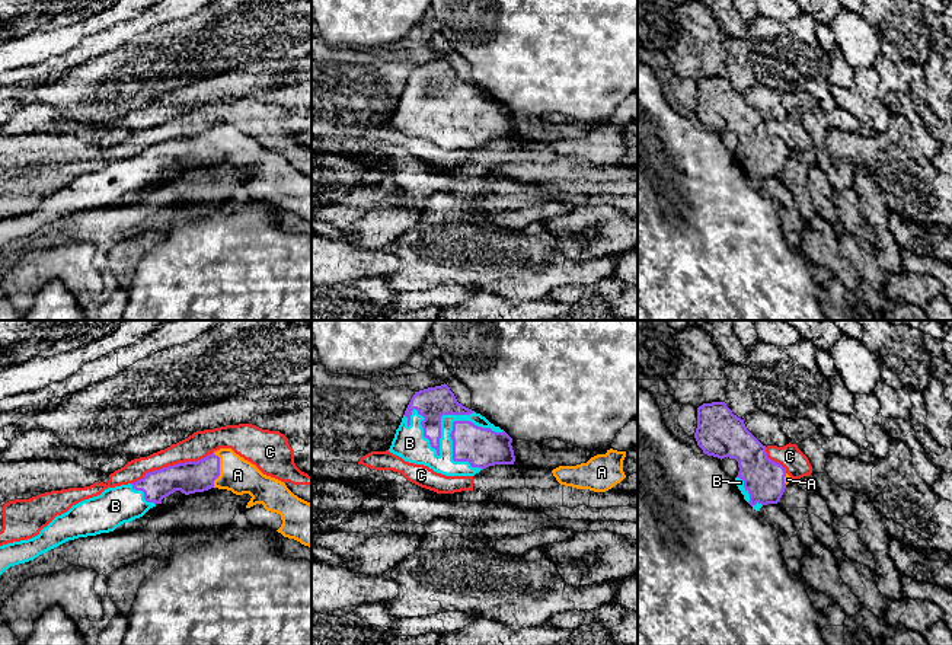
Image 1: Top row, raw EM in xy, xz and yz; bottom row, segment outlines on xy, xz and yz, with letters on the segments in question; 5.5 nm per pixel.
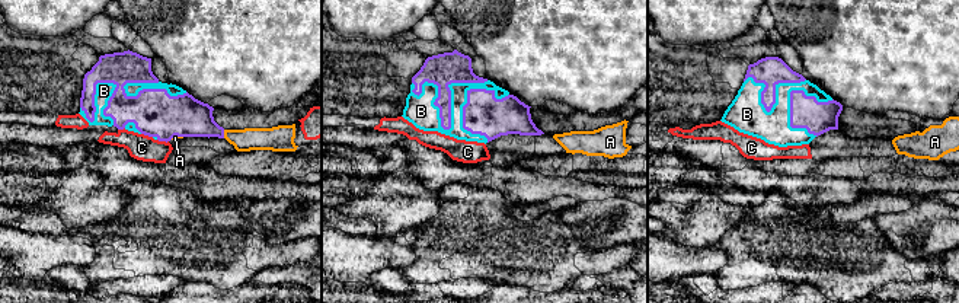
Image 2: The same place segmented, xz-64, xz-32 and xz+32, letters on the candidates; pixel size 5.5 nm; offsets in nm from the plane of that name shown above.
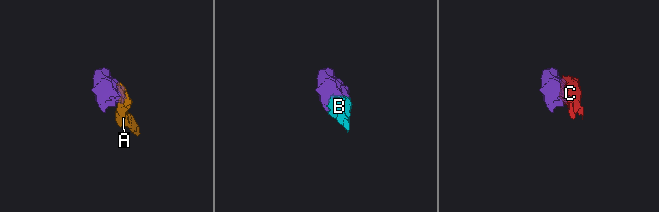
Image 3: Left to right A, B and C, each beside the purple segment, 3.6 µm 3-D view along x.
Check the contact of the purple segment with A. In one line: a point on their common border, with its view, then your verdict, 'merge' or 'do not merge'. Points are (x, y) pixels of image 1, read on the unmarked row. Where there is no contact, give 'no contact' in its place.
contact xy (219, 144); merge

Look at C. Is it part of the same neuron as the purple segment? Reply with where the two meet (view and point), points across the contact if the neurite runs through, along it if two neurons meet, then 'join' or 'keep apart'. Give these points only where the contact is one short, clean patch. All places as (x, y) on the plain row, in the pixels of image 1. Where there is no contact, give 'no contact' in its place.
xy (173, 139) | keep apart

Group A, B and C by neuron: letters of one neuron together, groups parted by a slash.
A B / C

